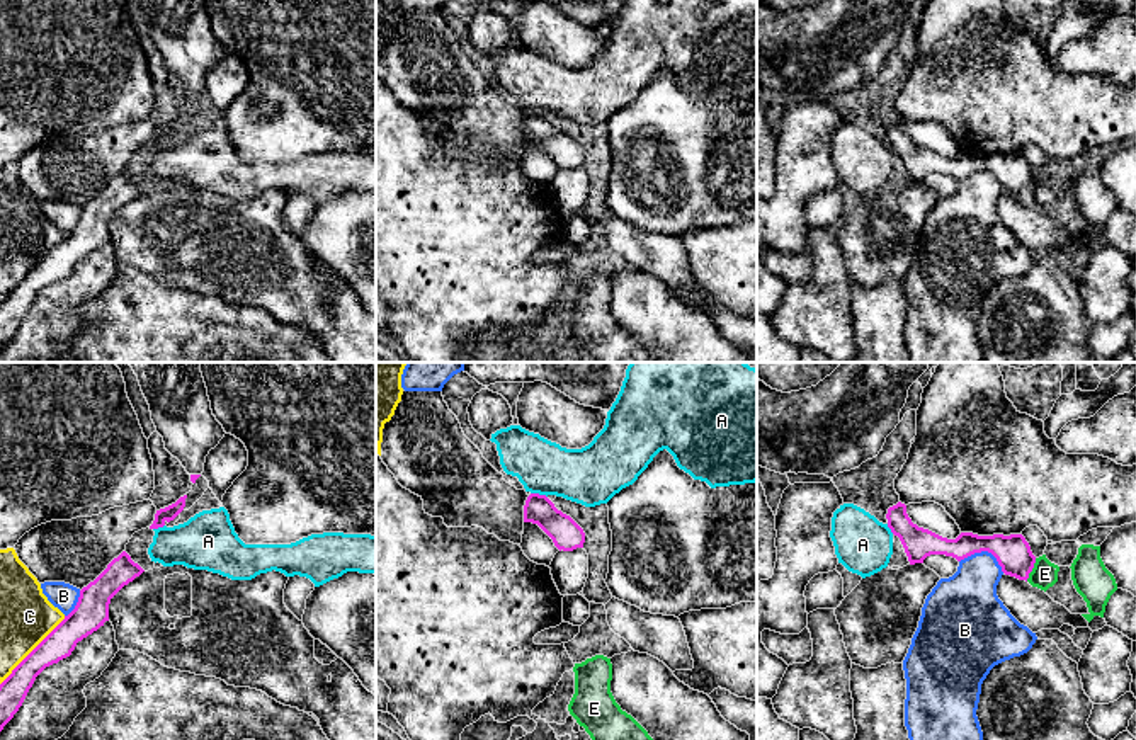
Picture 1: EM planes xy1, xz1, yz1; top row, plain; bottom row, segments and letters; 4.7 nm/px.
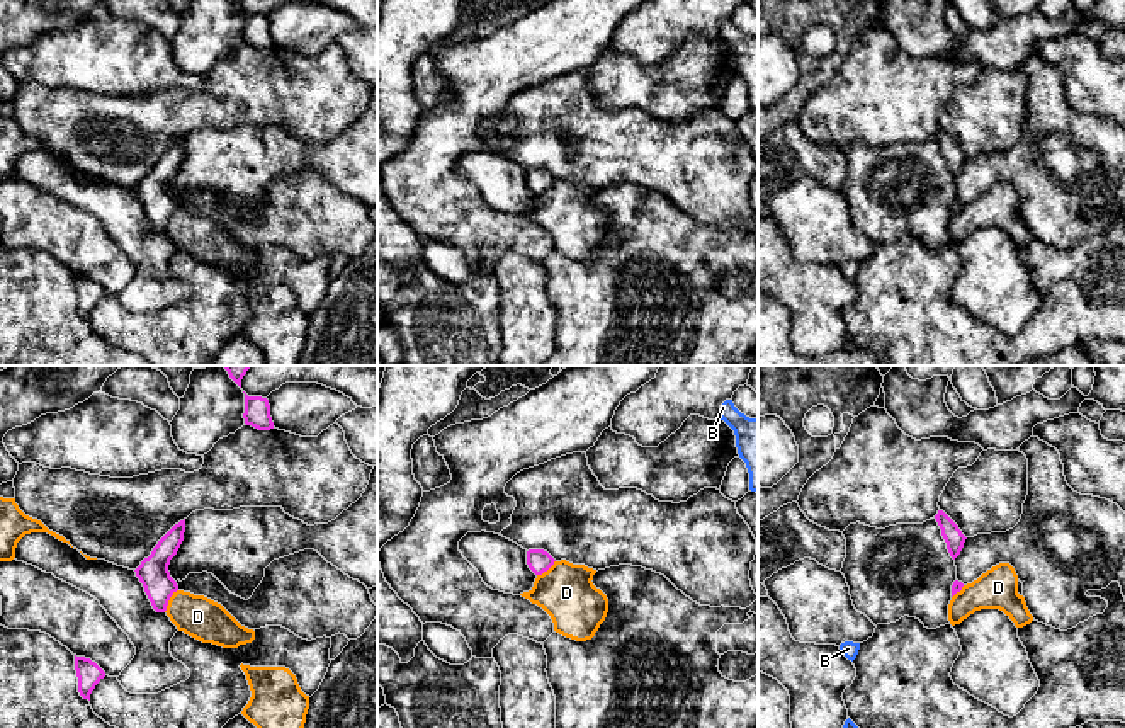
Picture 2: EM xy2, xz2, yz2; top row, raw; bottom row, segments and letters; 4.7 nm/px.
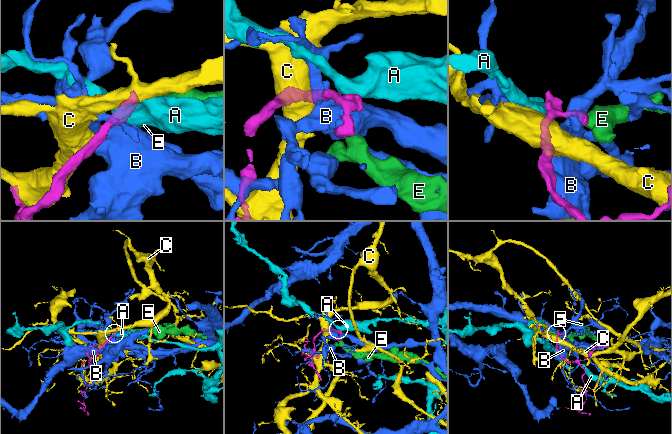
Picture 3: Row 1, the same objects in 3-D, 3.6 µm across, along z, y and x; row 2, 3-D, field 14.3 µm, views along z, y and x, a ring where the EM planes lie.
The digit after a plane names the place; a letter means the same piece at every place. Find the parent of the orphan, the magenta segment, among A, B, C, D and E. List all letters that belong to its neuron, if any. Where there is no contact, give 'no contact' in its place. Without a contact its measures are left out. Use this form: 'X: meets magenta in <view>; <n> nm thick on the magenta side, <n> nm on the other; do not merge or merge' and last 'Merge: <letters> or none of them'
A: meets magenta in xz1; 150 nm thick on the magenta side, 260 nm on the other; do not merge
B: meets magenta in yz1; 170 nm thick on the magenta side, 280 nm on the other; do not merge
C: meets magenta in xy1; 140 nm thick on the magenta side, 260 nm on the other; do not merge
D: meets magenta in xy2; 150 nm thick on the magenta side, 200 nm on the other; do not merge
E: meets magenta in yz1; 170 nm thick on the magenta side, 130 nm on the other; do not merge
Merge: none of them

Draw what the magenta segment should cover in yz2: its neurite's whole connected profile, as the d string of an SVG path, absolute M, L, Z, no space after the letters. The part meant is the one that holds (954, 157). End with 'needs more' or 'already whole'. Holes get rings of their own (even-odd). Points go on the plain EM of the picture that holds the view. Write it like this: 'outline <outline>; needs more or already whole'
outline M938 129L935 138L941 148L941 155L947 162L947 168L950 175L955 179L960 173L967 156L962 153L958 145L943 129Z; already whole

